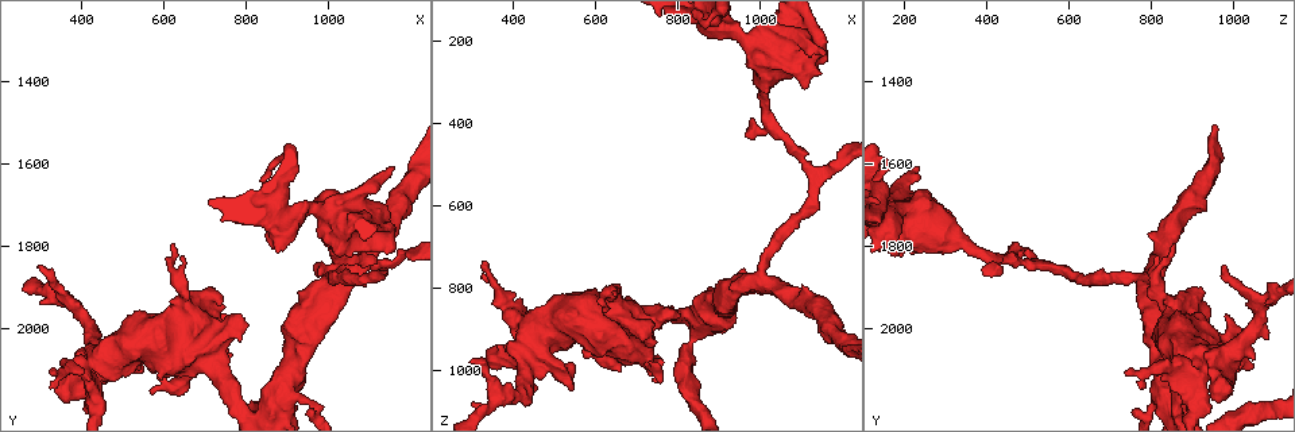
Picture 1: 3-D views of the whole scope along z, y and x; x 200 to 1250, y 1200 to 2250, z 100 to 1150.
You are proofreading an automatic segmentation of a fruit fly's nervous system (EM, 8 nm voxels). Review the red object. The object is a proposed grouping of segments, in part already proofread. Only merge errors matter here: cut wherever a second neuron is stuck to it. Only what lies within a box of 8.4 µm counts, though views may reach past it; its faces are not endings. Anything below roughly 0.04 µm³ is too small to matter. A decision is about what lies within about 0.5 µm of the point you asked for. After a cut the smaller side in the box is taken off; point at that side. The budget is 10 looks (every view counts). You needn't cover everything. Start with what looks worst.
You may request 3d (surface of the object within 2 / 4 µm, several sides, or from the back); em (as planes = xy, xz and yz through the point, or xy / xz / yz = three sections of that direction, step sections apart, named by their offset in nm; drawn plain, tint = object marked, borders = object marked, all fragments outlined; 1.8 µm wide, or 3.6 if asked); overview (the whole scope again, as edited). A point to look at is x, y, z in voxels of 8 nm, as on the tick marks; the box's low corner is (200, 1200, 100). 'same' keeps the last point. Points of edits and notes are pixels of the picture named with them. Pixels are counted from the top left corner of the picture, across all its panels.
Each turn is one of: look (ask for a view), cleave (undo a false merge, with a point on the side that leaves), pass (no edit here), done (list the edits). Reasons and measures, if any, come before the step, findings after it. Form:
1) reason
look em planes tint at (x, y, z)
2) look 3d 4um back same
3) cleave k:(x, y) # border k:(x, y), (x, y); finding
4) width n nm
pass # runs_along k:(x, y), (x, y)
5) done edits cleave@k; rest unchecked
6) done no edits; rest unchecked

four arms meet
look em 3.6um planes tint at (410, 2100, 955)

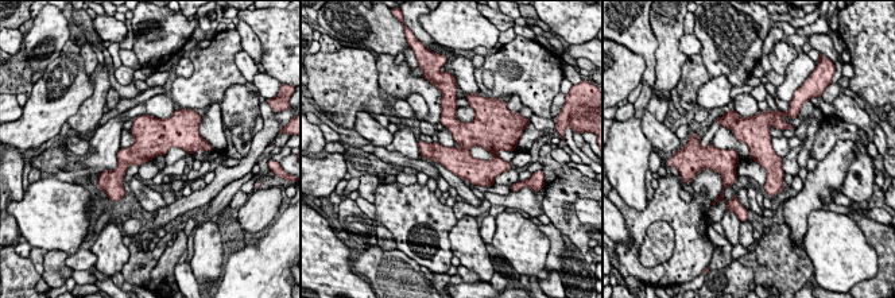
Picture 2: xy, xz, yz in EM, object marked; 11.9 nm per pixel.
width 320 nm
pass # runs_along 2:(450, 112), (476, 181); one neuron here

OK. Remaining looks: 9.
sudden change in width
look 3d 4um at (1060, 1730, 185)

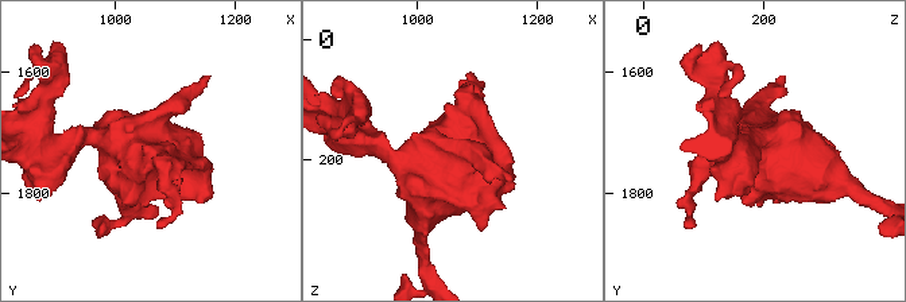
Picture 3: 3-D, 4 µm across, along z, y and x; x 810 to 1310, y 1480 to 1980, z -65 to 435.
need the tissue
look em 3.6um yz step 16 tint at (1060, 1740, 190)

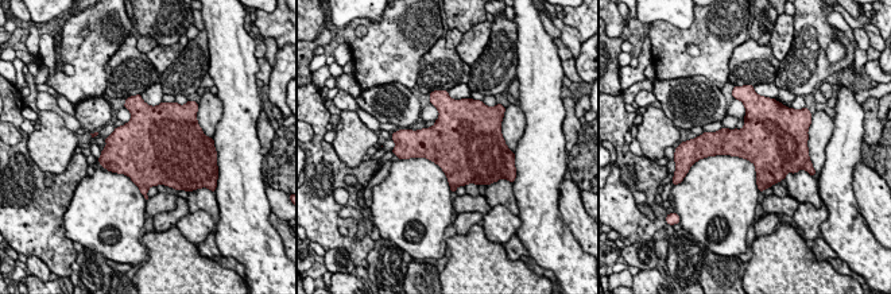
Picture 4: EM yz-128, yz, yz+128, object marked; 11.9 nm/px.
look em 3.6um planes tint same

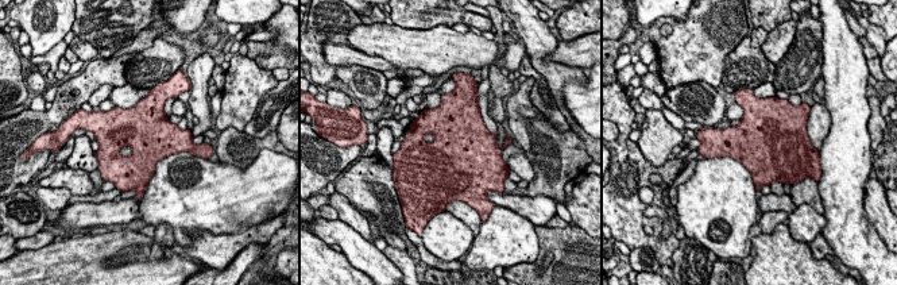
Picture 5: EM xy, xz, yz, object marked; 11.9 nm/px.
pass # all the same neuron

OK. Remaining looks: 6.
thick turns thin
look em 3.6um planes tint at (685, 1940, 885)

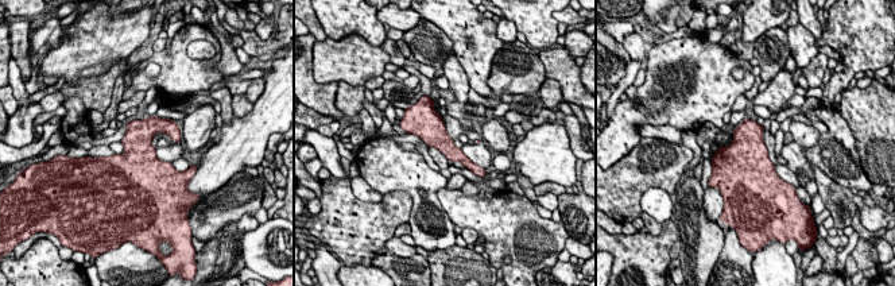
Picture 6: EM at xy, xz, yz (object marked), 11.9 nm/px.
pass # one neuron here

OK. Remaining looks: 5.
three arms meet
look 3d 2um at (1140, 1845, 540)

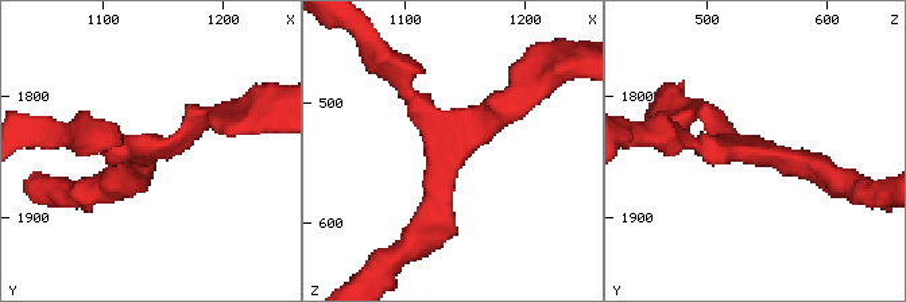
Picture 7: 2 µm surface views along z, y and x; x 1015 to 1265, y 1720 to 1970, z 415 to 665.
now the EM
look em planes tint at (1132, 1846, 538)

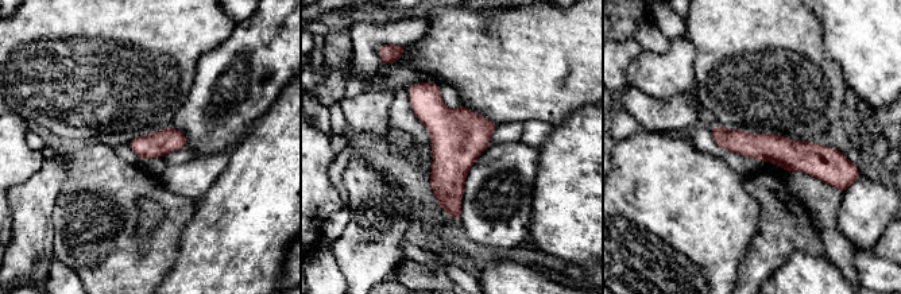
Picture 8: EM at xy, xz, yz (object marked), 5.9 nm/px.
pass # runs_along 8:(715, 130), (746, 144), (834, 161); all the same neuron

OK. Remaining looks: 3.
done no edits; rest unchecked

